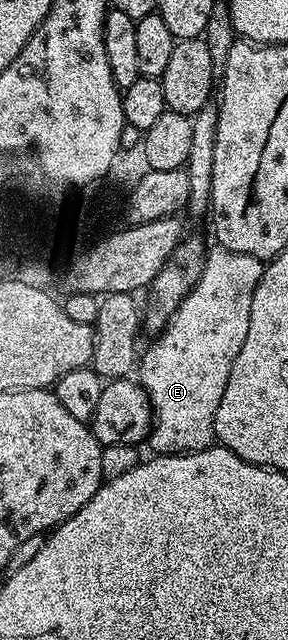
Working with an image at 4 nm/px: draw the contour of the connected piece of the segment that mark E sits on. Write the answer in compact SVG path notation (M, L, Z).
M216 245L205 254L204 268L198 277L198 281L190 289L190 293L185 295L180 303L180 308L172 314L172 320L167 327L159 332L158 337L148 347L148 352L141 354L138 359L138 382L148 395L148 400L152 403L152 430L149 431L146 440L147 446L153 447L156 455L190 455L193 451L204 451L213 446L216 438L214 429L214 417L218 413L218 405L222 401L222 393L226 393L226 381L230 377L230 369L234 365L234 357L238 357L238 349L242 349L242 341L246 341L246 333L250 329L250 309L254 301L254 293L258 289L258 281L264 275L265 264L258 257L250 257L250 253L234 253L227 251L225 247Z

